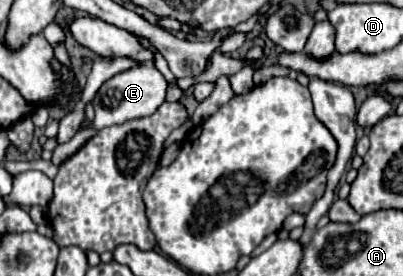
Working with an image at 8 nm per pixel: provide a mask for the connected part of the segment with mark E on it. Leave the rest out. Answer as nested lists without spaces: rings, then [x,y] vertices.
[[[145,63],[141,67],[133,67],[129,71],[123,71],[115,77],[111,77],[109,81],[105,81],[99,89],[99,95],[95,95],[93,99],[93,109],[95,109],[95,119],[93,119],[93,125],[89,127],[83,127],[77,131],[77,135],[67,141],[67,143],[61,143],[55,151],[53,151],[53,163],[55,165],[61,165],[65,159],[69,159],[71,155],[75,155],[93,135],[97,135],[101,129],[105,127],[111,127],[111,125],[121,125],[129,119],[143,119],[143,117],[149,117],[153,115],[159,105],[165,101],[165,93],[167,93],[167,81],[165,77],[157,71],[157,67],[153,63]]]

